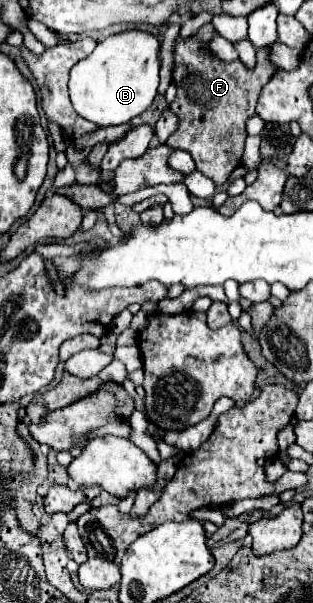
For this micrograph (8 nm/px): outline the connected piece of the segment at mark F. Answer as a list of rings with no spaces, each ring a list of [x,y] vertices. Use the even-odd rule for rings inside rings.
[[[202,26],[194,36],[190,38],[182,38],[178,36],[178,40],[174,42],[174,70],[172,70],[172,82],[176,84],[176,100],[172,102],[172,112],[178,116],[180,126],[178,130],[168,138],[168,146],[172,146],[174,150],[186,150],[190,152],[196,170],[200,170],[204,176],[208,176],[210,180],[214,180],[214,184],[224,184],[230,176],[230,172],[240,164],[242,154],[244,154],[244,140],[246,140],[246,120],[250,116],[256,114],[256,102],[258,102],[258,94],[264,86],[264,82],[268,82],[268,78],[276,72],[272,70],[272,66],[268,66],[268,62],[264,62],[264,50],[258,50],[258,64],[254,70],[248,70],[242,62],[222,62],[218,58],[214,58],[210,52],[204,50],[204,44],[212,38],[214,28]]]

